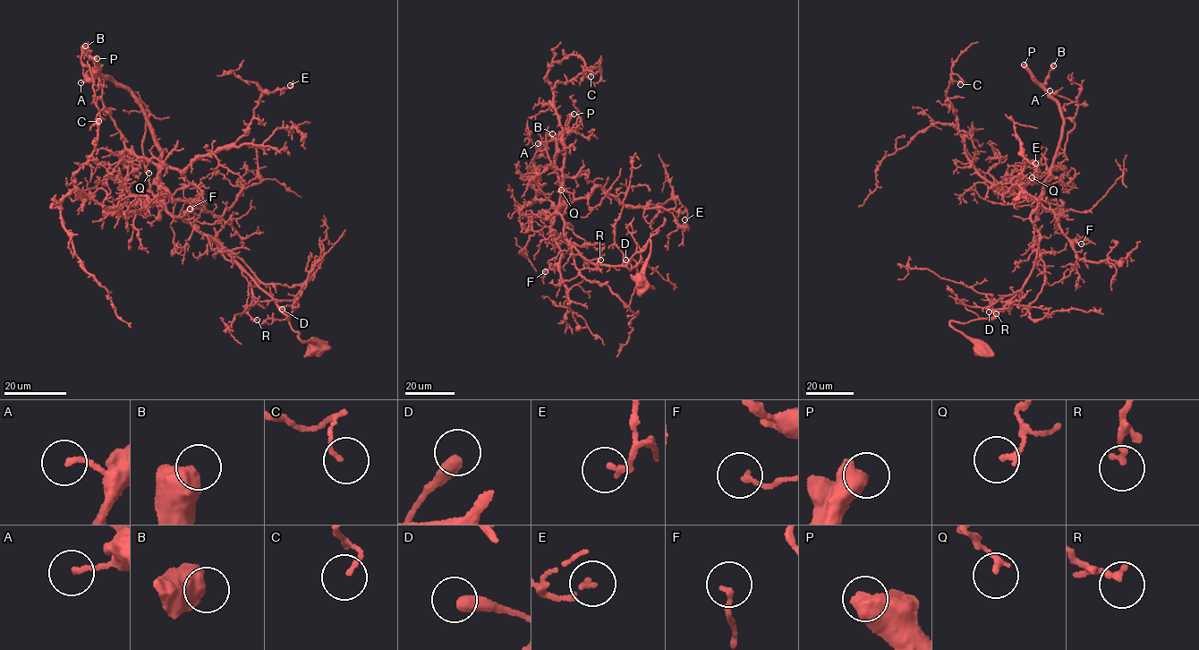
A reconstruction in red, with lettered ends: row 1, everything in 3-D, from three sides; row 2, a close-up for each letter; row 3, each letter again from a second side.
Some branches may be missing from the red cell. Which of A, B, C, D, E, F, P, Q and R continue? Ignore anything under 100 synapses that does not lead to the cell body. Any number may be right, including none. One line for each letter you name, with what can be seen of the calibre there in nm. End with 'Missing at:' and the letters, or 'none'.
P: 600 nm thick
Missing at: P

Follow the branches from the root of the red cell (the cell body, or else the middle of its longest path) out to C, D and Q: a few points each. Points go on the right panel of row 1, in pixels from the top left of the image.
C: (981, 349), (950, 322), (991, 317), (1023, 288), (1038, 200), (977, 174), (946, 99), (960, 84)
D: (981, 349), (949, 323), (990, 318), (997, 313), (989, 312)
Q: (981, 349), (949, 323), (991, 317), (1023, 288), (1040, 237), (1031, 216), (1043, 184), (1037, 169), (1032, 177)

